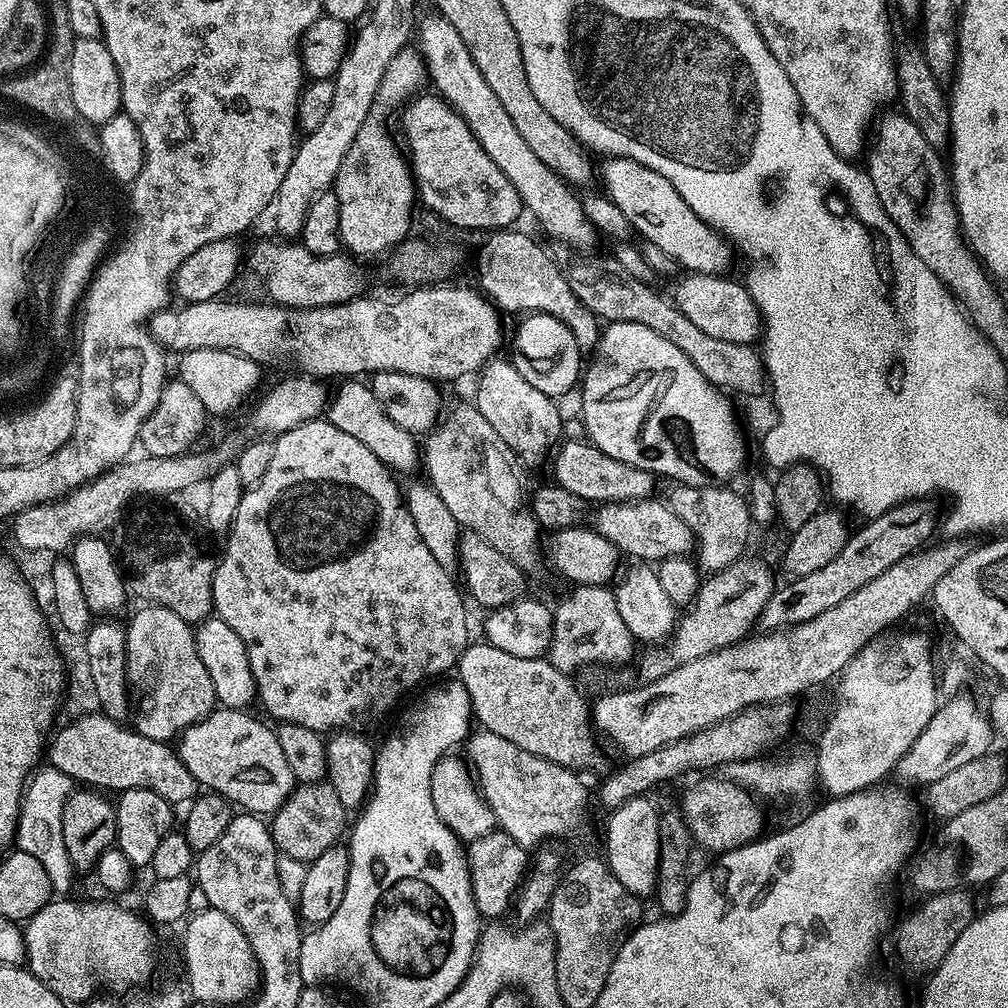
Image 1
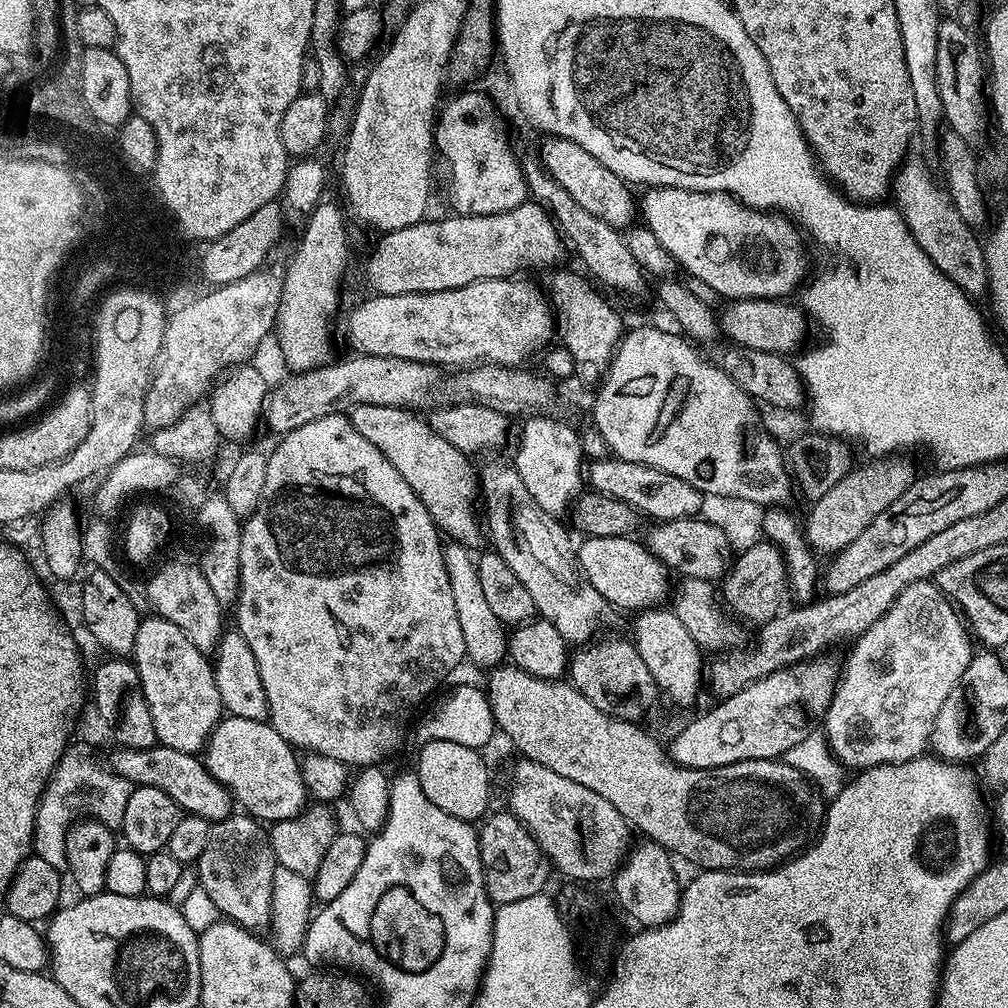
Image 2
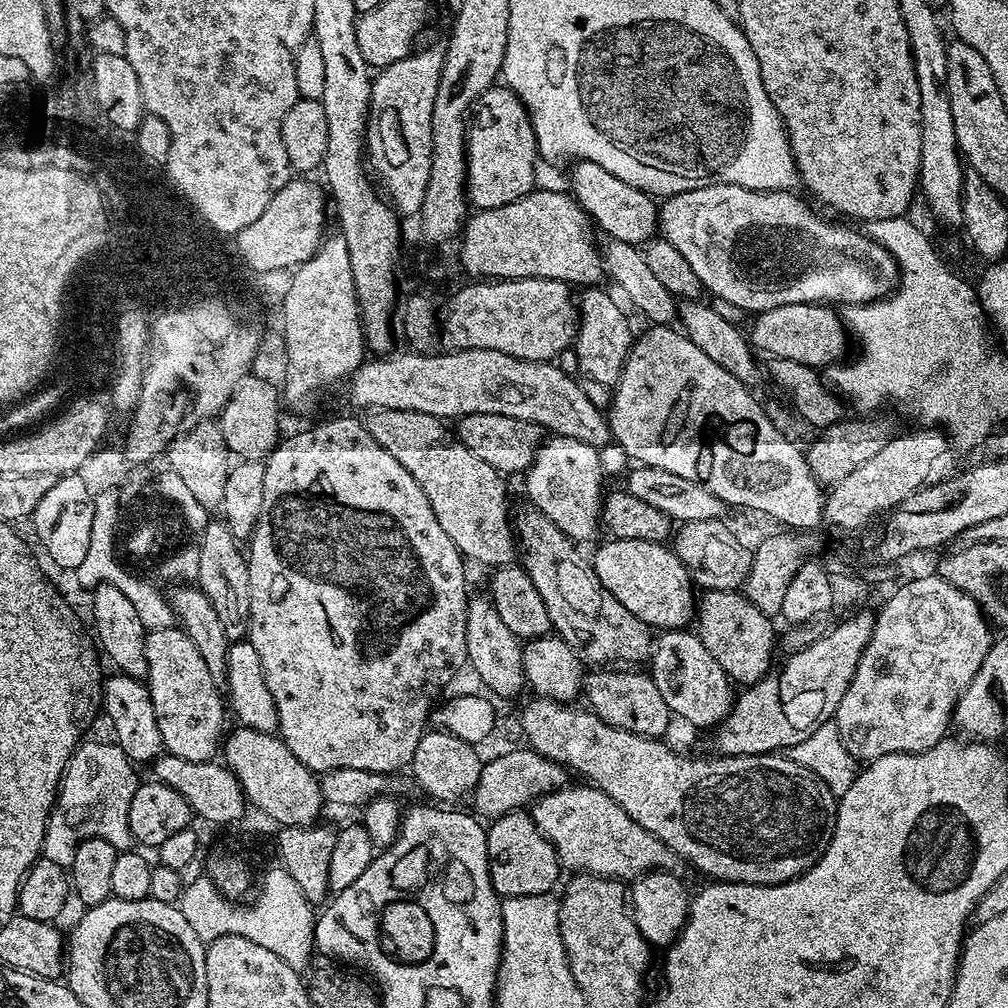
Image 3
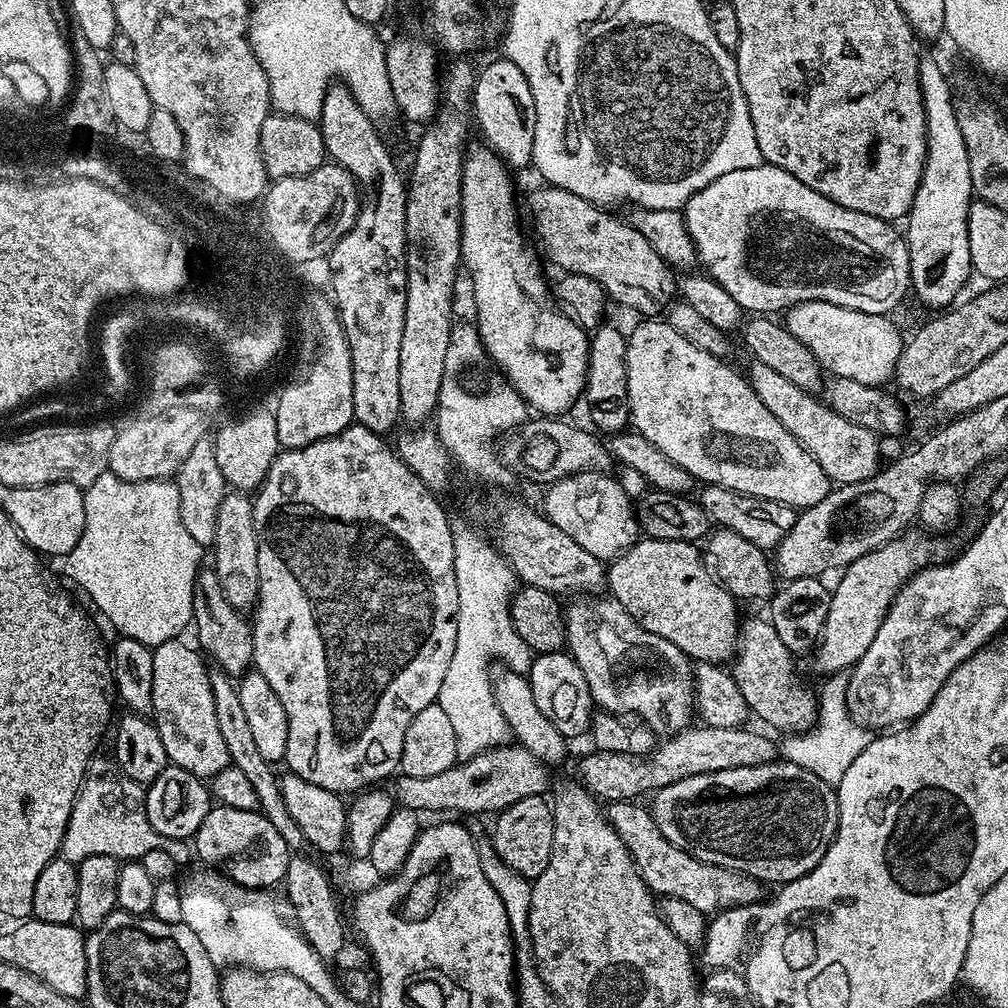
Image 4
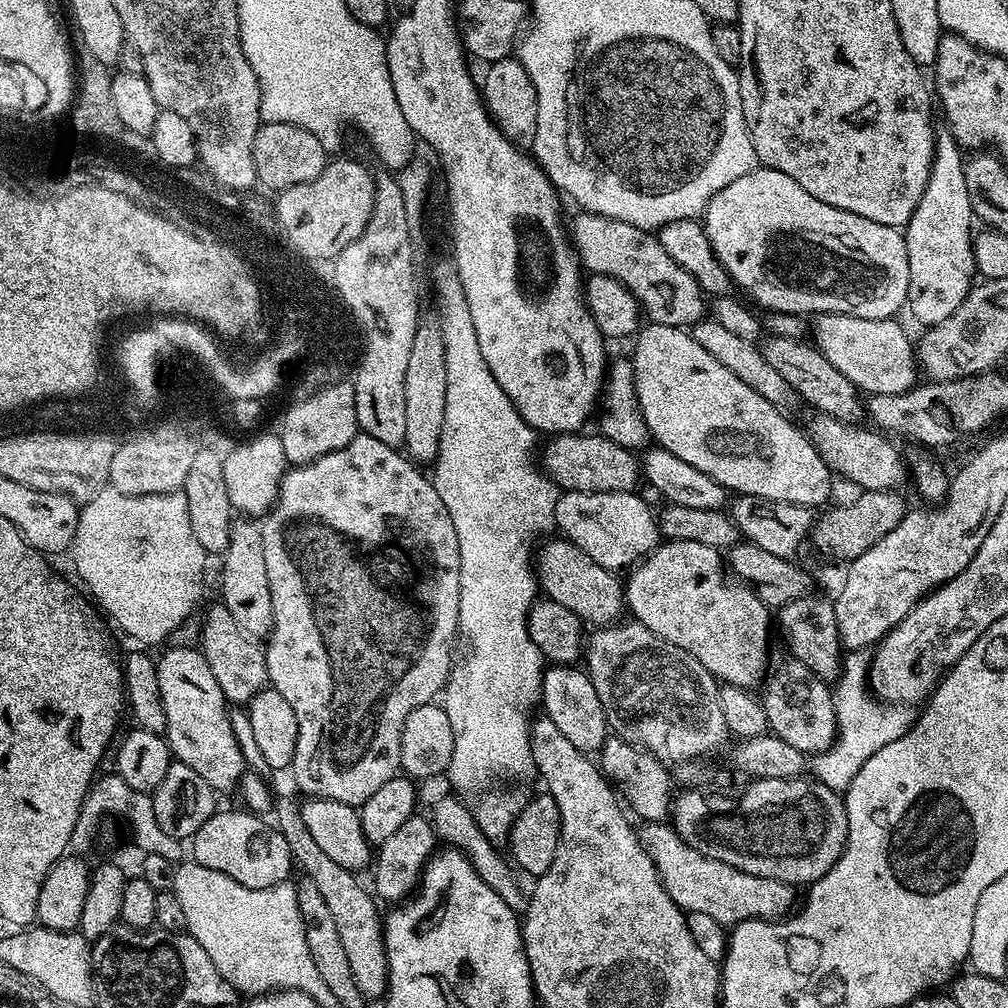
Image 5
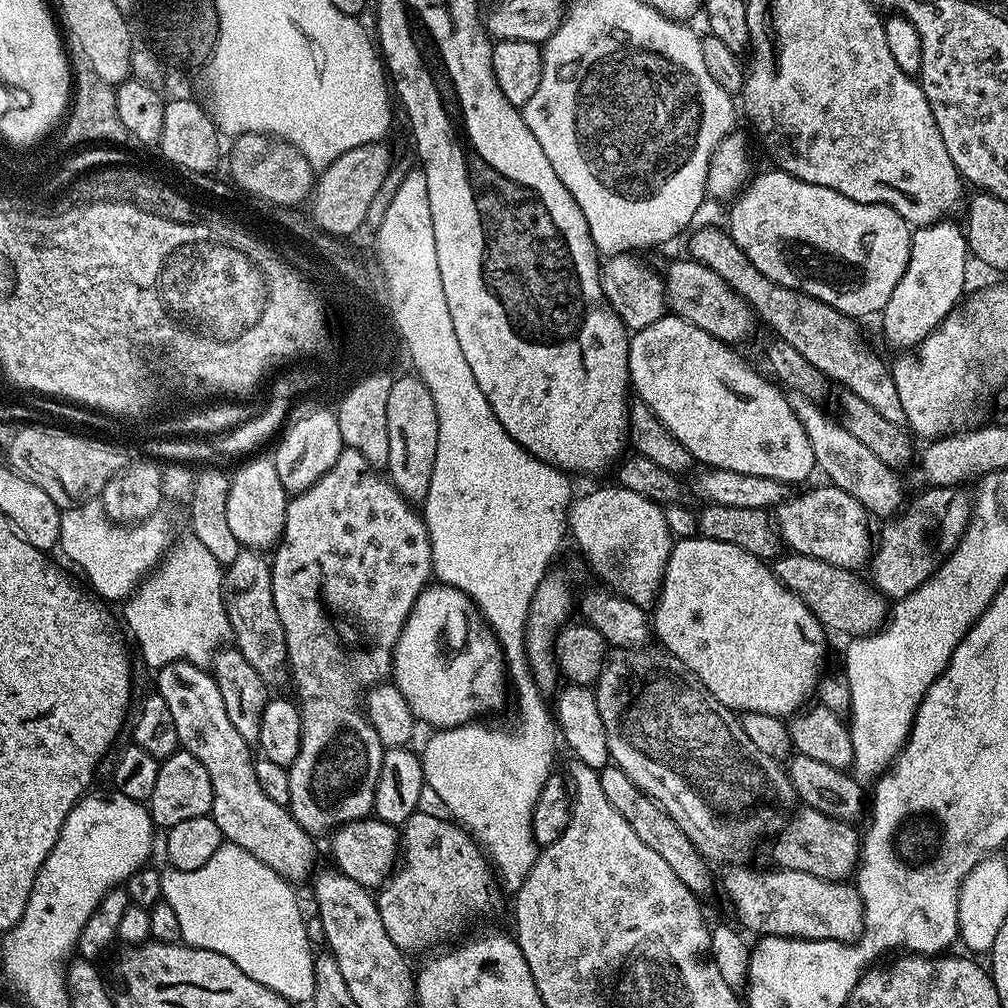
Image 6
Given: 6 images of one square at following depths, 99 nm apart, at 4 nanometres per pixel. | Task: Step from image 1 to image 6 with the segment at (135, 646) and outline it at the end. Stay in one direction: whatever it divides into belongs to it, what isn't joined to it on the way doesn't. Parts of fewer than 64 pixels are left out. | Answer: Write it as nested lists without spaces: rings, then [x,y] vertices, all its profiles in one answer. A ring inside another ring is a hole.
[[[179,660],[173,664],[159,669],[155,673],[159,694],[166,698],[166,706],[170,706],[170,714],[174,717],[174,730],[178,730],[180,739],[179,747],[185,752],[194,754],[206,768],[206,774],[210,776],[212,787],[212,821],[218,826],[227,841],[235,844],[244,851],[251,853],[256,860],[261,860],[267,868],[277,872],[289,882],[297,882],[308,872],[308,864],[316,860],[316,848],[312,845],[313,837],[304,831],[304,828],[292,817],[288,808],[278,806],[276,802],[270,802],[266,794],[262,794],[258,786],[258,780],[254,774],[254,752],[250,749],[249,741],[234,730],[230,718],[226,714],[226,706],[222,703],[222,690],[218,690],[216,680],[211,671],[205,670],[199,664],[192,664],[188,660]]]

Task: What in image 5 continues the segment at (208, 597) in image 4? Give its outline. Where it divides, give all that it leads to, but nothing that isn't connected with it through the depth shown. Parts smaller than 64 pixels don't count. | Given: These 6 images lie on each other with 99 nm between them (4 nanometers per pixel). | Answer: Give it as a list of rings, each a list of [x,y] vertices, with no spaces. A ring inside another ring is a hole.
[[[213,604],[204,620],[204,633],[200,636],[198,647],[206,662],[210,662],[210,674],[214,674],[218,686],[222,686],[225,701],[232,706],[244,706],[269,683],[268,663],[264,660],[265,651],[255,641],[249,640],[244,632],[238,630],[224,604]]]

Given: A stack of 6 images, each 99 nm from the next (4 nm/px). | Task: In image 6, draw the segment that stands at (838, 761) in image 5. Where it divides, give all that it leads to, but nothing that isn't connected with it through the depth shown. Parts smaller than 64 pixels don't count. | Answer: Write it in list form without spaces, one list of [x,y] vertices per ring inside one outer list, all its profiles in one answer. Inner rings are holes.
[[[905,598],[891,605],[890,615],[883,627],[851,641],[852,645],[844,652],[842,672],[848,677],[852,699],[850,731],[854,758],[850,772],[857,780],[875,781],[899,756],[901,748],[908,743],[912,721],[916,718],[924,696],[932,683],[946,671],[954,650],[987,608],[985,604],[911,604]]]

